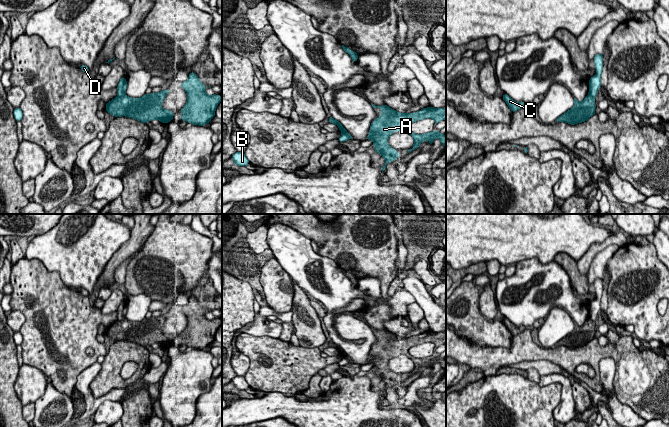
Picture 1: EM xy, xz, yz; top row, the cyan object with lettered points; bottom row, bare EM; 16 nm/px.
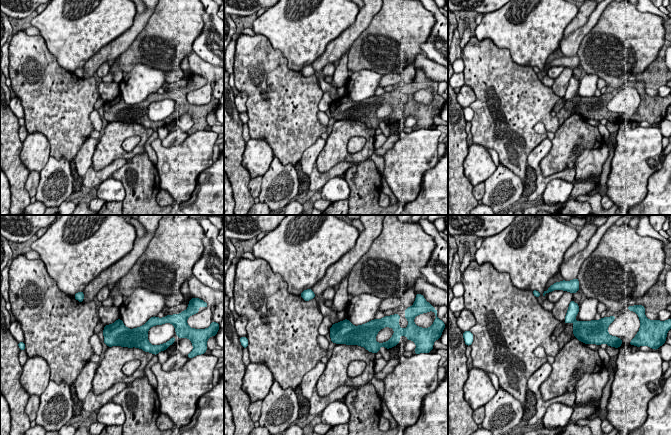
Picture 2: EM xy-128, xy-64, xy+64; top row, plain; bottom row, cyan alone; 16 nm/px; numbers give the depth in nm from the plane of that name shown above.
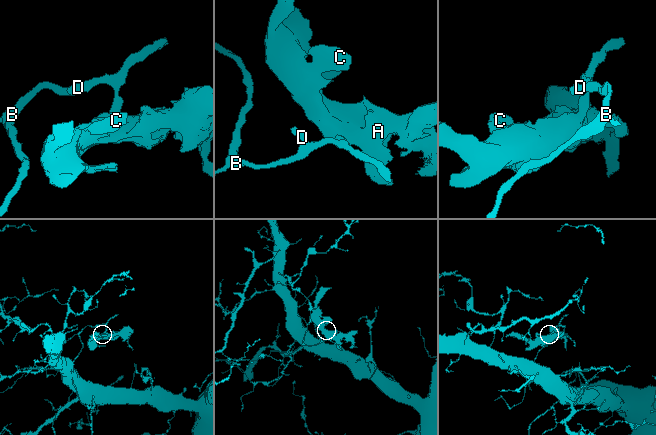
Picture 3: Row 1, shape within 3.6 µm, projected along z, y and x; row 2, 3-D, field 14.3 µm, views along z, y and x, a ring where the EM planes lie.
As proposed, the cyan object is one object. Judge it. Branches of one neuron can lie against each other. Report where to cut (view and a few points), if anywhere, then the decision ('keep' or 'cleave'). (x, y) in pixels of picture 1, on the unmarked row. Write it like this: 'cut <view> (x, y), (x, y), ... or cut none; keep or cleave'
cut xy (124, 318), (117, 320); cleave

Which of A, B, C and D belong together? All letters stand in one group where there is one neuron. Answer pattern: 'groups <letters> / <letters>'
groups A C / B D

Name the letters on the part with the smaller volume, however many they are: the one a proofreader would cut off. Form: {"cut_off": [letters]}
{"cut_off": ["A", "C"]}

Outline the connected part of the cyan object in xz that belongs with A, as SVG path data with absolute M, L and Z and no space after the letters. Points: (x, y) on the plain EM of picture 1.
M372 328L373 332L381 333L381 340L377 341L370 349L370 355L366 364L373 364L375 370L374 374L379 377L384 383L385 388L382 391L384 395L386 388L398 383L399 377L387 367L388 362L394 356L404 354L409 357L414 363L414 369L412 373L407 373L407 378L417 373L419 369L425 364L429 364L429 368L433 368L435 362L439 362L442 370L446 370L446 360L441 358L440 355L432 355L425 358L415 358L409 353L409 349L418 344L425 342L431 342L435 345L435 349L446 343L446 331L445 332L423 332L415 337L400 337L387 329L376 330Z

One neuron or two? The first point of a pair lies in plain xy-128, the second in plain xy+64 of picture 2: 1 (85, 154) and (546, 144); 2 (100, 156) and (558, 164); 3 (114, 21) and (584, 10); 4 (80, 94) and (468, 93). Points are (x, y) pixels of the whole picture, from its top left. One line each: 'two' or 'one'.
1: one
2: one
3: two
4: two

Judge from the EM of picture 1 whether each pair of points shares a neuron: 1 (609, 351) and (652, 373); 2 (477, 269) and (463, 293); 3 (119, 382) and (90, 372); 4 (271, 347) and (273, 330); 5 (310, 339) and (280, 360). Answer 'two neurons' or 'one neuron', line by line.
1: one neuron
2: two neurons
3: two neurons
4: two neurons
5: two neurons

